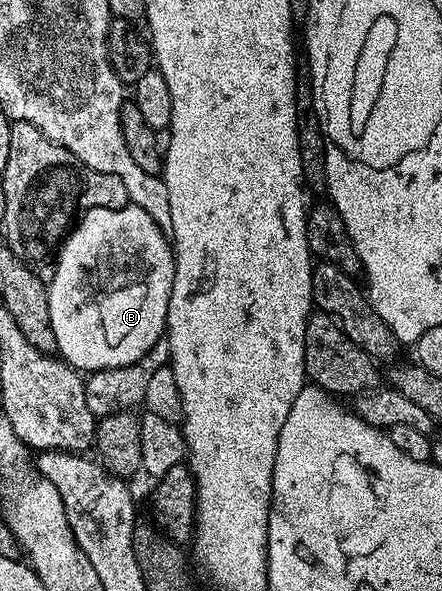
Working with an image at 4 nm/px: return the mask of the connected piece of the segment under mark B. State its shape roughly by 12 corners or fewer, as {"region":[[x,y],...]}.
{"region":[[142,208],[87,210],[47,283],[59,357],[134,364],[176,256]]}

